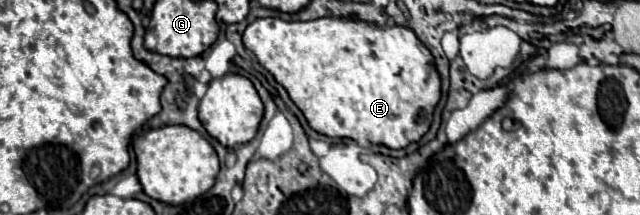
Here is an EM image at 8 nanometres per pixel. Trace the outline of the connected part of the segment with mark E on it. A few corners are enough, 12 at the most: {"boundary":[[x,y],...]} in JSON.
{"boundary":[[261,18],[243,44],[323,136],[399,150],[441,98],[413,30]]}

